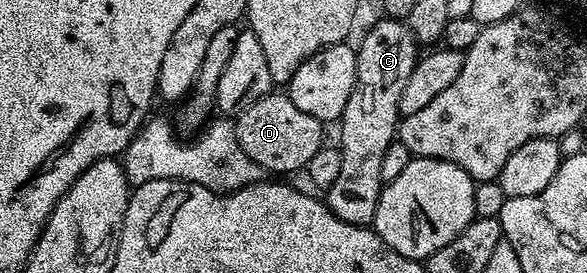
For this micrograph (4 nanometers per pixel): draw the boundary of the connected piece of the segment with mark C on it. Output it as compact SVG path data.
M382 17L379 18L379 20L379 23L371 25L370 32L362 39L362 44L357 44L356 47L358 52L358 60L356 61L356 85L352 89L352 97L348 97L348 105L344 105L344 113L340 120L340 126L342 126L340 177L336 177L336 181L332 181L332 185L324 192L326 208L330 210L337 219L340 221L348 221L348 225L360 225L361 227L370 227L376 217L376 205L380 201L380 193L384 186L382 178L380 177L380 164L382 164L384 152L388 150L388 145L395 142L398 134L398 124L400 122L400 116L398 114L398 110L400 109L400 93L404 93L404 84L407 83L408 77L412 77L412 69L418 64L420 58L420 44L418 40L414 38L413 33L410 32L409 27L406 26L403 20L391 19L389 17Z

